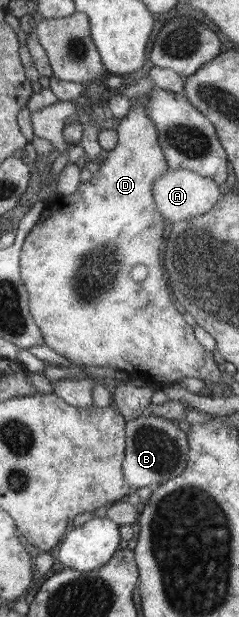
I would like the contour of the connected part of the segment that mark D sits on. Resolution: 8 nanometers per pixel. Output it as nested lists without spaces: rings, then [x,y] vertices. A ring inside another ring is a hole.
[[[136,100],[131,101],[129,111],[120,118],[114,131],[117,143],[101,161],[97,173],[87,182],[79,183],[73,193],[57,195],[45,203],[38,221],[23,240],[19,271],[27,291],[28,311],[41,332],[43,343],[75,365],[115,368],[125,372],[127,377],[159,388],[178,383],[185,377],[215,384],[219,382],[221,368],[195,339],[191,326],[175,311],[171,291],[163,281],[159,245],[164,217],[153,201],[153,180],[161,176],[168,165],[159,147],[155,126],[145,114],[143,104]],[[135,263],[147,267],[147,277],[141,285],[133,283],[129,277],[129,269]],[[139,291],[147,298],[143,308],[131,303],[131,299],[137,301],[135,295]]]

